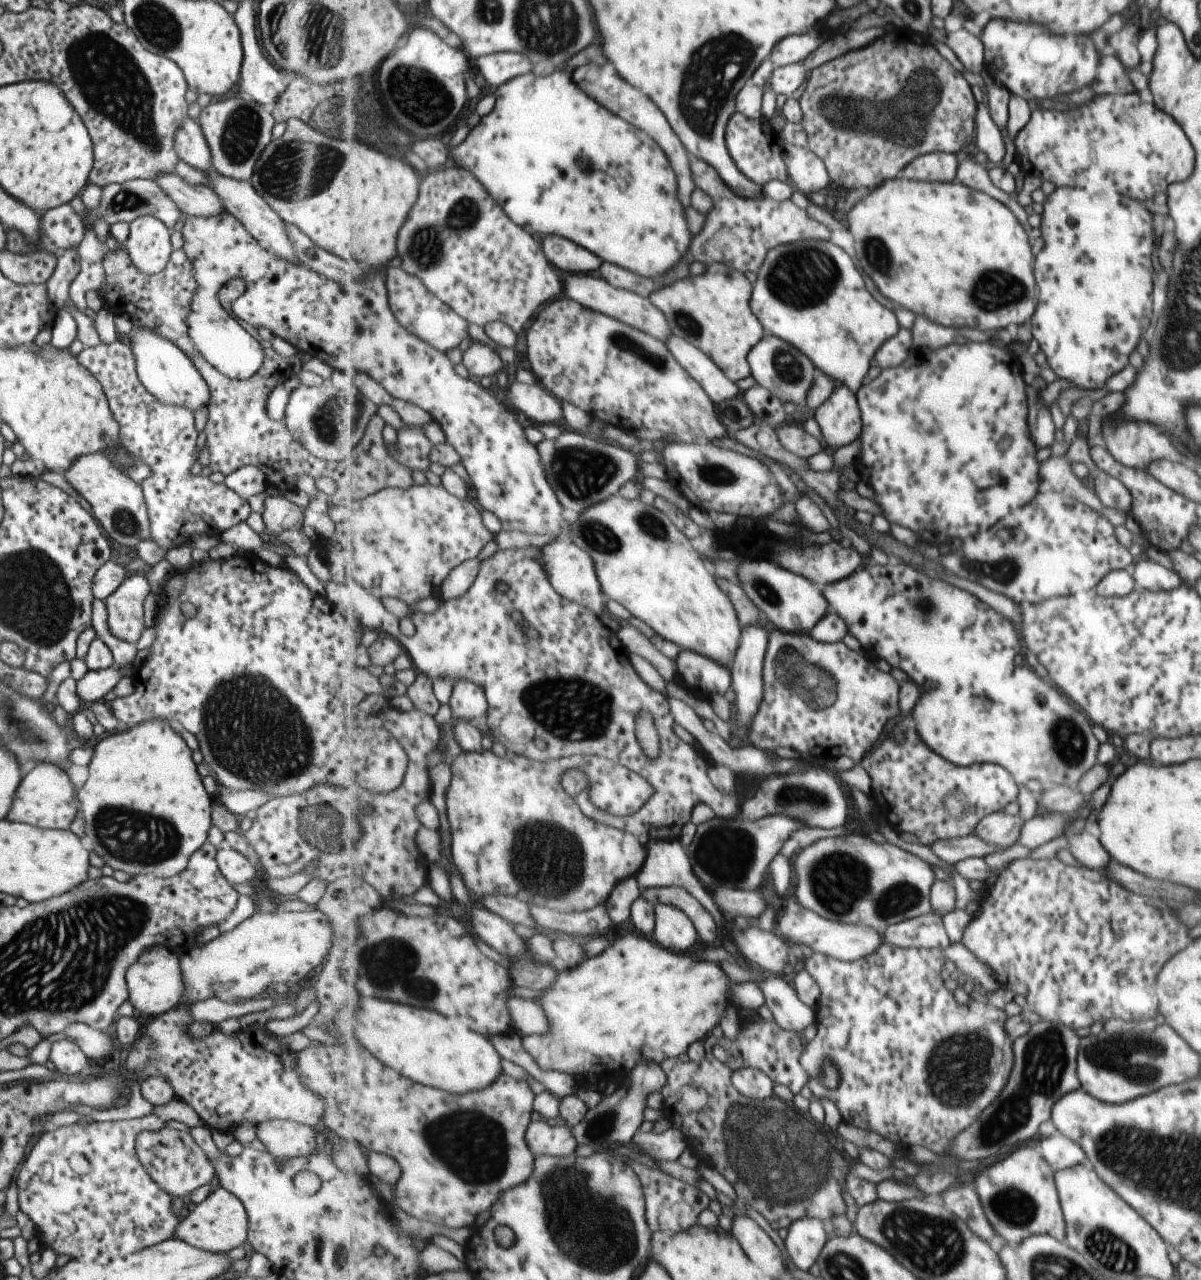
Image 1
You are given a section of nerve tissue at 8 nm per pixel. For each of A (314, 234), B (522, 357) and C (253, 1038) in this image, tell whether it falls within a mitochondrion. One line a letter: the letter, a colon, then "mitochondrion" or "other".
A: other
B: other
C: other

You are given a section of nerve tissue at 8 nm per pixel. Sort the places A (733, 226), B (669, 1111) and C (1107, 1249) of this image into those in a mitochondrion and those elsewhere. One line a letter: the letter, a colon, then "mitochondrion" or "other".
A: other
B: other
C: mitochondrion

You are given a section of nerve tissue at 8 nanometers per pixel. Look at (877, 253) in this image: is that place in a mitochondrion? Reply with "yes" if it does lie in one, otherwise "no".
yes

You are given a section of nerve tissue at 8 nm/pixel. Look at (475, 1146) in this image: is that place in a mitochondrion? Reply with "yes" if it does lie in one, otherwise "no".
yes

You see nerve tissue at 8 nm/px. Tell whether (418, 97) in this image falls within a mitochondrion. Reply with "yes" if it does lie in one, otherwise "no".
yes

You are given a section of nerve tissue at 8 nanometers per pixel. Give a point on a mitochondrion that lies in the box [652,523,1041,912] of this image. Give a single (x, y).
(729, 854)

